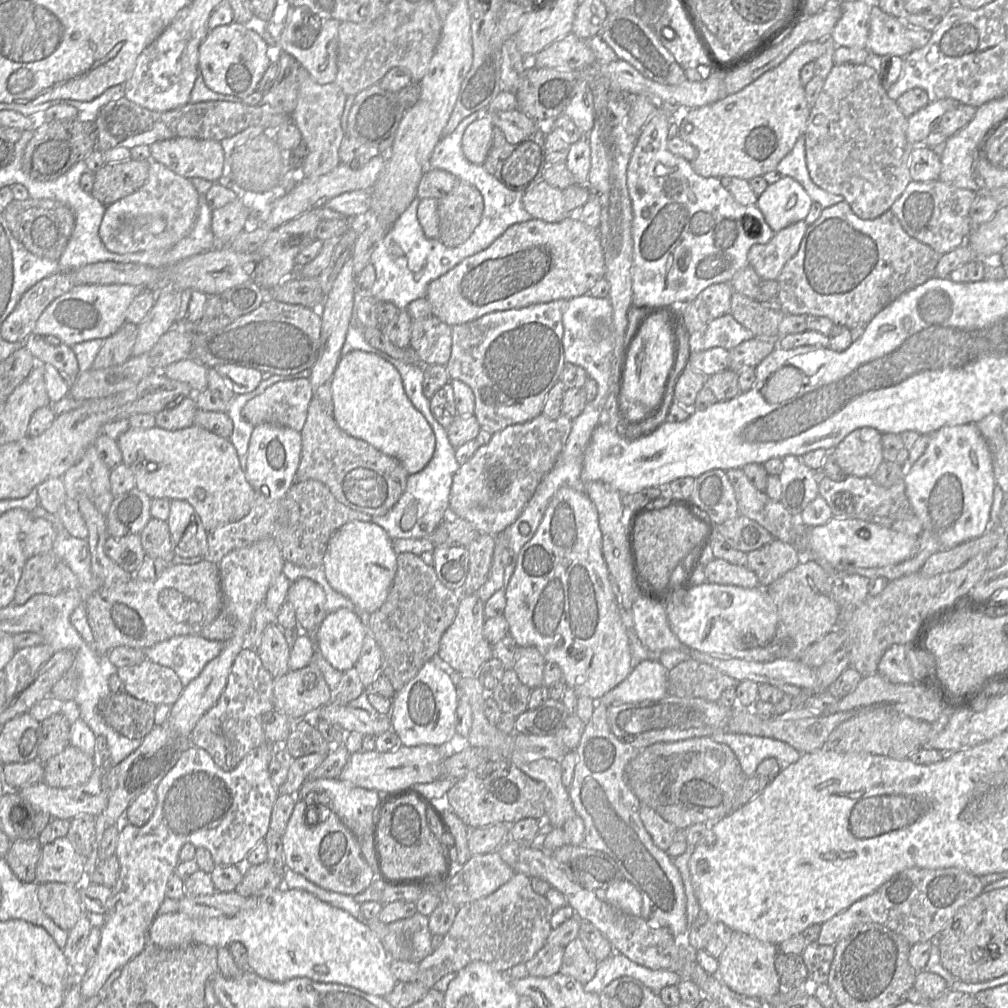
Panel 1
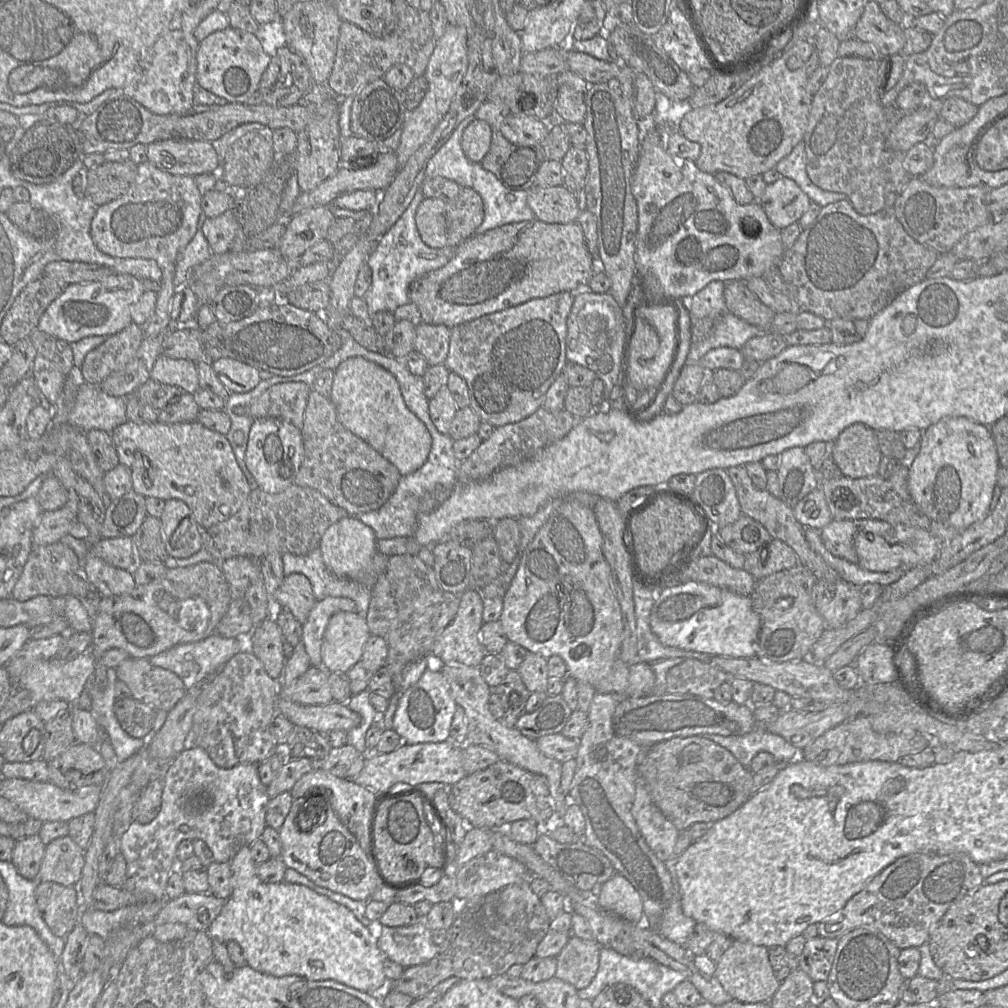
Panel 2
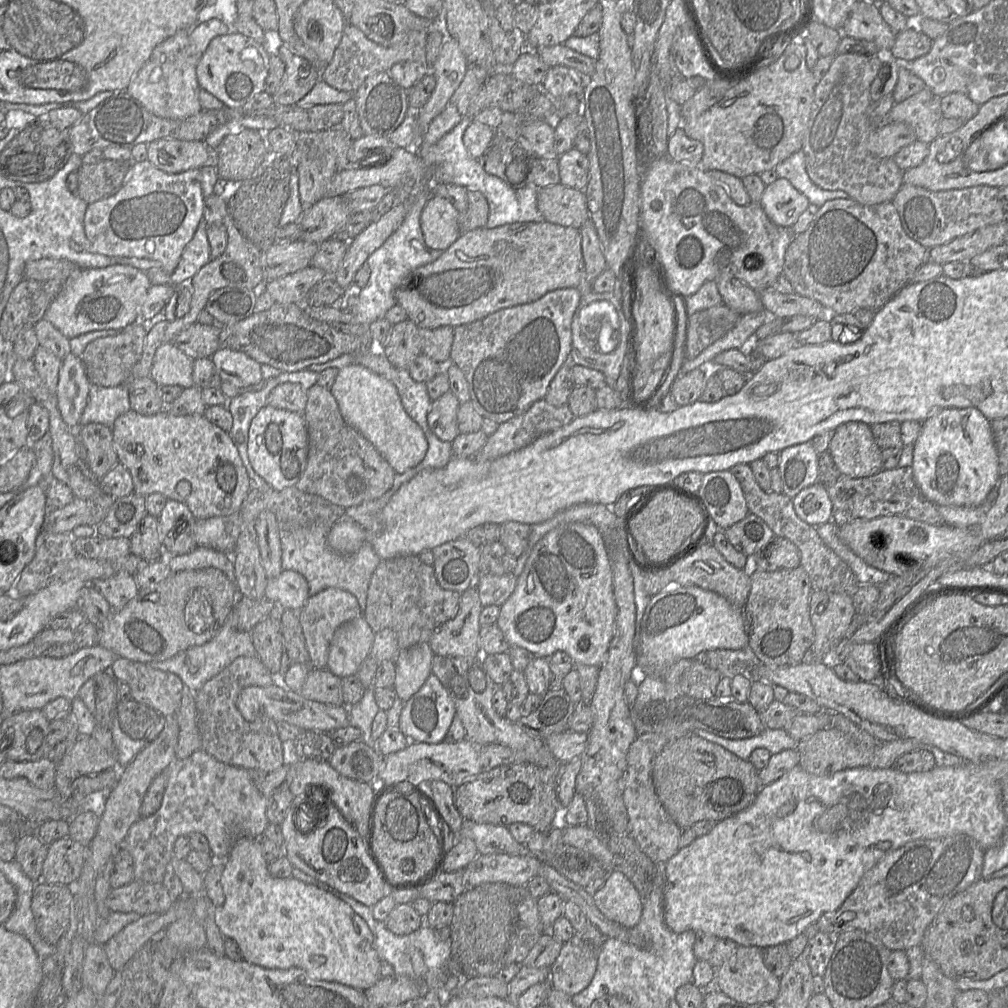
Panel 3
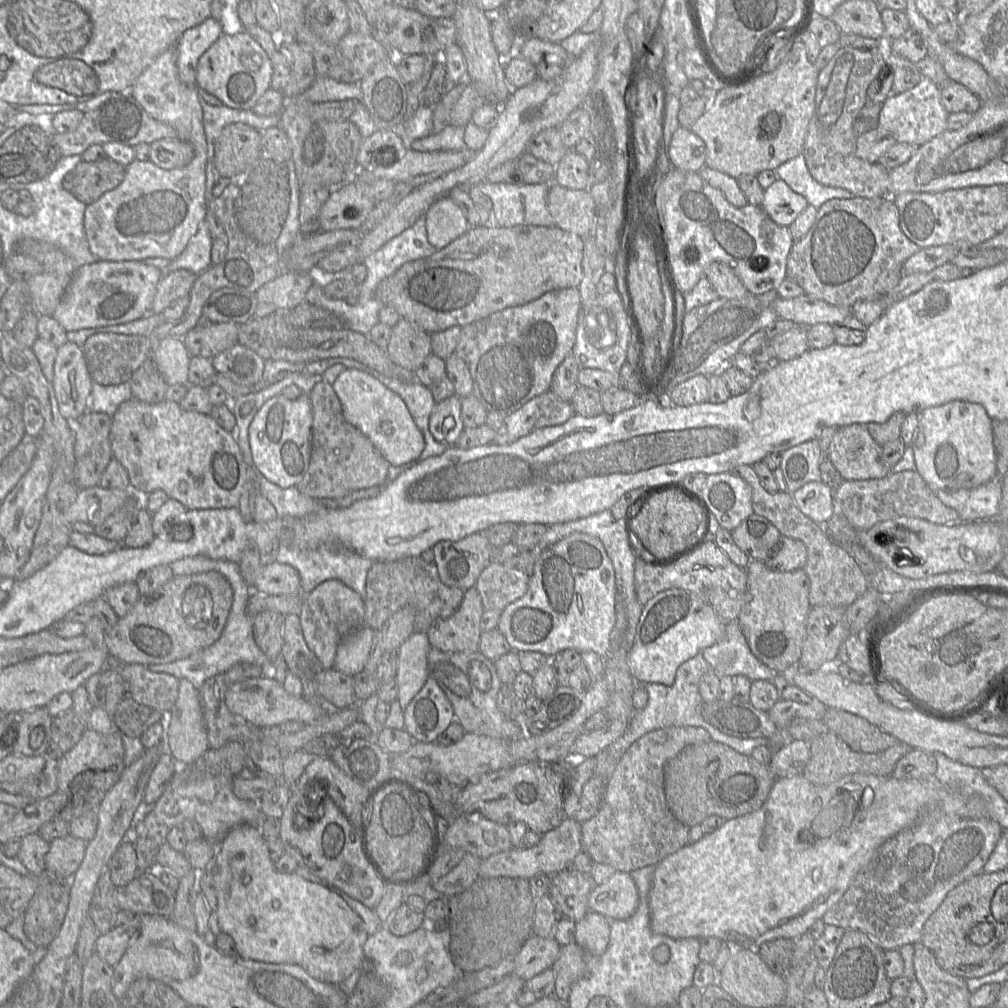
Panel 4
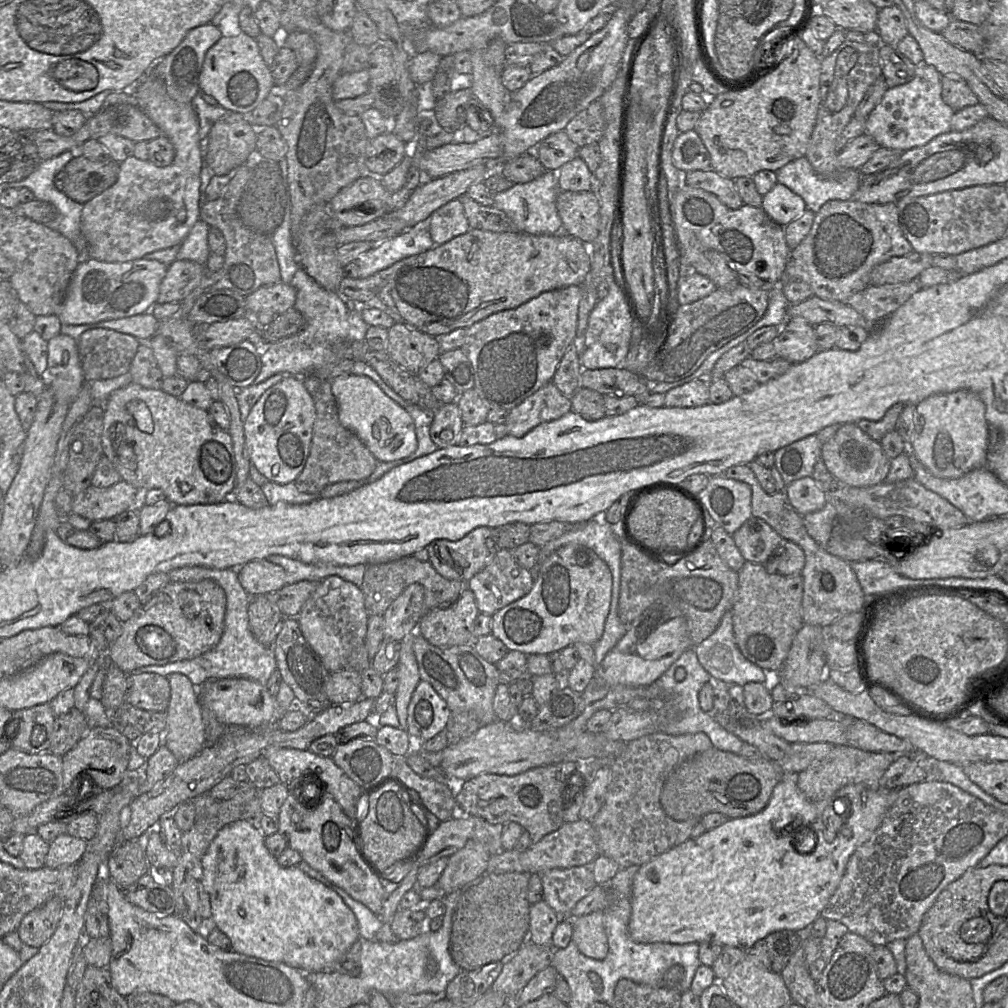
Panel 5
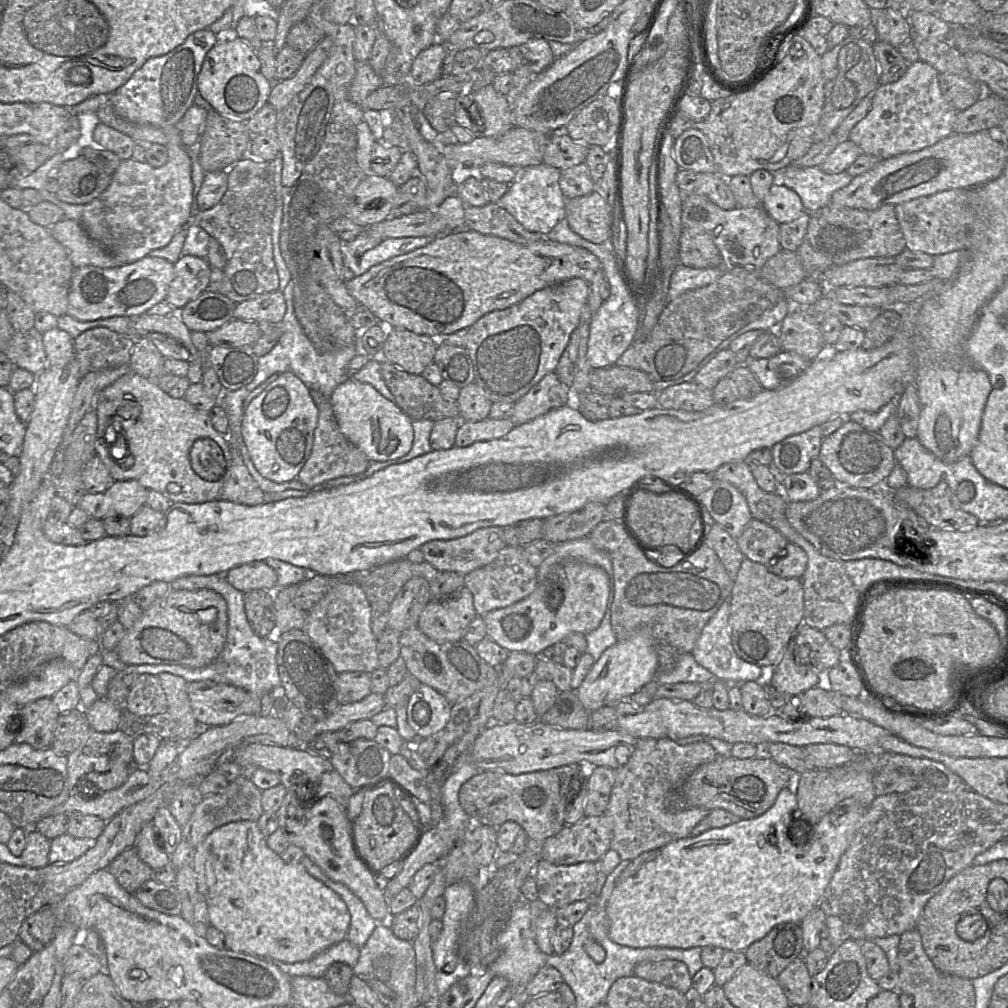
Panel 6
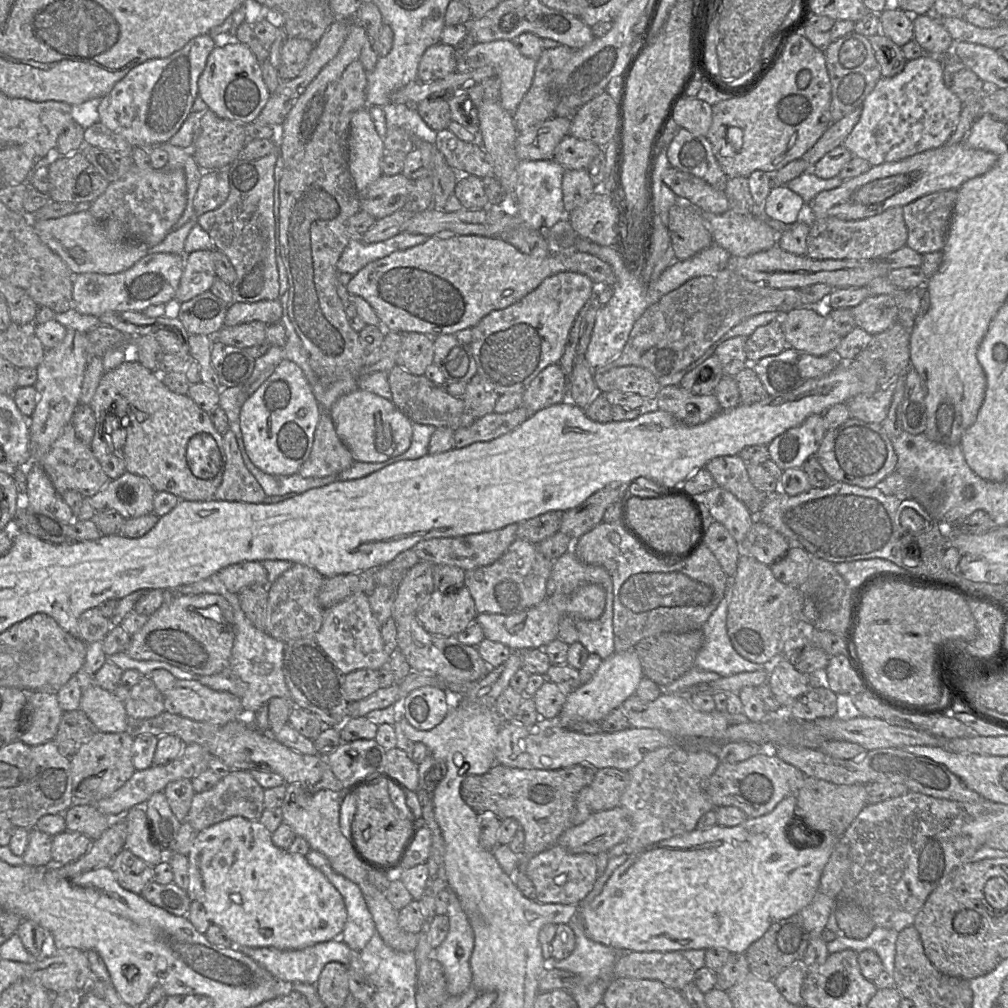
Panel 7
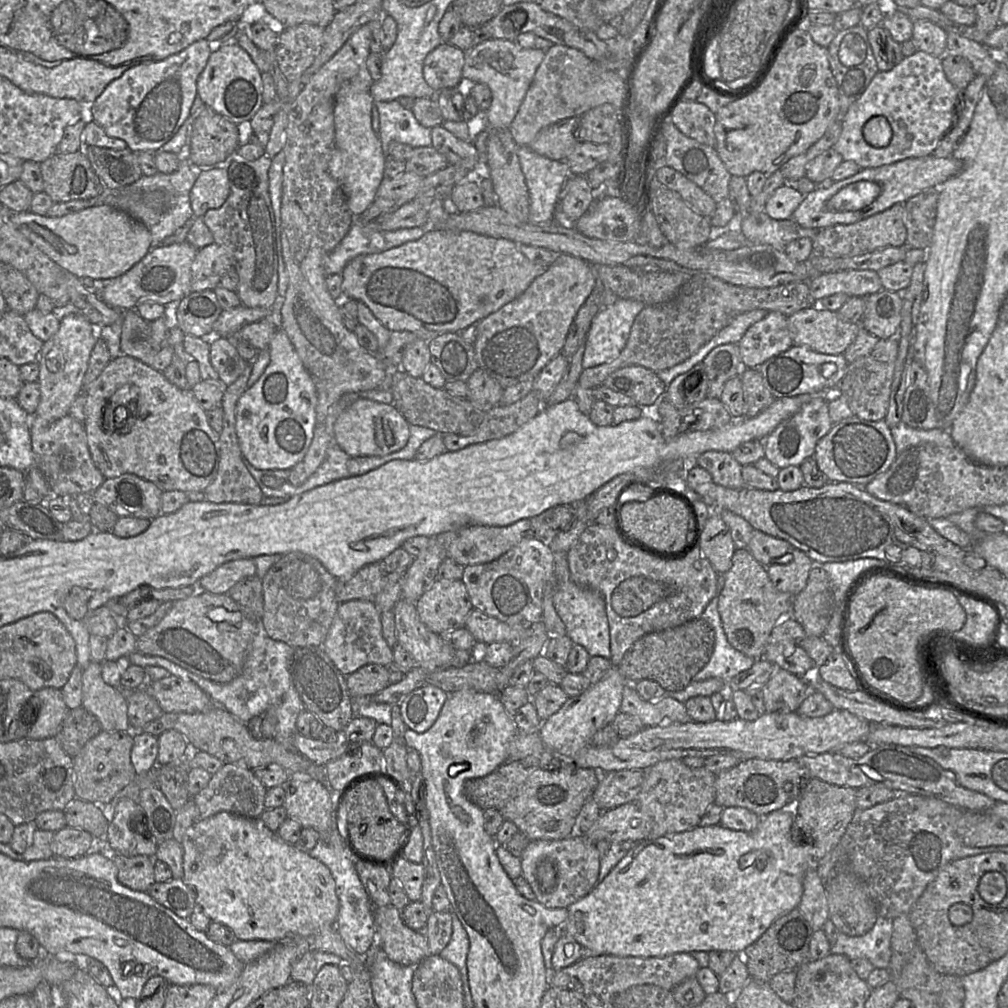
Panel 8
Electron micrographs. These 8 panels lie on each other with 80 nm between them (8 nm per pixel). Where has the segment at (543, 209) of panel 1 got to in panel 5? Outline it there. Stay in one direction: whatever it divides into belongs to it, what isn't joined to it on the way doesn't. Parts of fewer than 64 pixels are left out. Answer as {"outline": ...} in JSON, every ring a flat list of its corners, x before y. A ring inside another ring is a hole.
{"outline":[[559,191,556,208,562,226,568,234,591,244,599,232,600,206,597,196,591,191]]}

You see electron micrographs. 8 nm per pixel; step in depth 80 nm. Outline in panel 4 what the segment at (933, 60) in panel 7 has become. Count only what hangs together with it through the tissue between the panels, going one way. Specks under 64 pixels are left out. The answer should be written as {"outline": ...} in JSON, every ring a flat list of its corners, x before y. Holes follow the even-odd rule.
{"outline":[[923,77,914,88,890,95,883,103,877,128,892,134,897,143,919,147,947,130,948,111,941,102,940,87]]}

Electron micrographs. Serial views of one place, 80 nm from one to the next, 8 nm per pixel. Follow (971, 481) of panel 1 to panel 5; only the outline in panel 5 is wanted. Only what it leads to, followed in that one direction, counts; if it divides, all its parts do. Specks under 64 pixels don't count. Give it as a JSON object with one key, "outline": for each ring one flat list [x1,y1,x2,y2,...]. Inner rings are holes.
{"outline":[[958,390,934,394,915,407,914,438,909,450,930,473,953,479,986,466,990,429,985,418,986,405,976,393]]}

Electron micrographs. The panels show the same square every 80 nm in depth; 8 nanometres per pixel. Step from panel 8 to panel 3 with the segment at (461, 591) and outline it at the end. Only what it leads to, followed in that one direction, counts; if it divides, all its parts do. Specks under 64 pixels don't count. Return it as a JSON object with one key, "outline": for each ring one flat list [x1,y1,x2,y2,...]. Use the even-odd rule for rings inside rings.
{"outline":[[473,585,461,593,458,611,454,618,443,623,430,637,434,655,477,657,481,655,479,644,479,617,483,605]]}

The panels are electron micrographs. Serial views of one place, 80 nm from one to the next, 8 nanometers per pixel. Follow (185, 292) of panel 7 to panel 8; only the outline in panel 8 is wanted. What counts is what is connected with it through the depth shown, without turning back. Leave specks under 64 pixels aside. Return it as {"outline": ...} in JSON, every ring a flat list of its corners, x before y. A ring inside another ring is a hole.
{"outline":[[215,242,197,251,191,267,191,292,214,290,222,276,233,267,233,256]]}

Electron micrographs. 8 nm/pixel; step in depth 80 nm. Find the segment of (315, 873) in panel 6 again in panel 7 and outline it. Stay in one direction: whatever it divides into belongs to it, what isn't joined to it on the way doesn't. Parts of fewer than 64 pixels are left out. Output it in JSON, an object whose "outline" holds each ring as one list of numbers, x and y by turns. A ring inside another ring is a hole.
{"outline":[[311,849,305,857,308,863,320,870,342,895,347,920,339,939,352,950,361,952,376,933,373,917,361,889,354,882,336,873,328,859,320,852]]}

